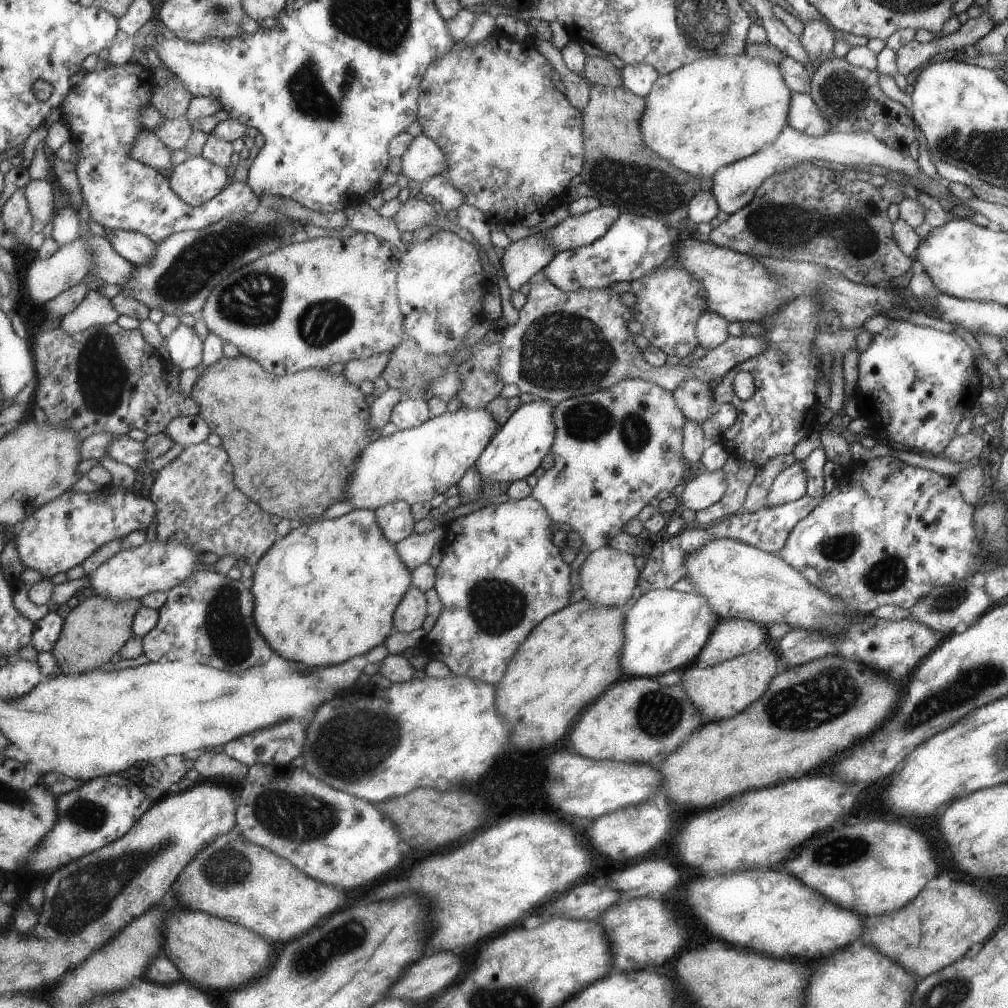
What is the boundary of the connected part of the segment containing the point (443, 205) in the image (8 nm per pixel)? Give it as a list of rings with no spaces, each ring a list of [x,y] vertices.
[[[443,173],[431,176],[422,184],[424,196],[432,196],[437,202],[437,208],[447,211],[449,215],[464,203],[464,194],[454,188]]]

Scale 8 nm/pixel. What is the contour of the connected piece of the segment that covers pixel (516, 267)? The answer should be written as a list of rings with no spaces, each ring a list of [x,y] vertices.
[[[542,232],[516,242],[512,241],[505,248],[500,263],[506,282],[512,290],[519,290],[524,283],[528,283],[556,254],[556,250],[543,240],[541,234]]]

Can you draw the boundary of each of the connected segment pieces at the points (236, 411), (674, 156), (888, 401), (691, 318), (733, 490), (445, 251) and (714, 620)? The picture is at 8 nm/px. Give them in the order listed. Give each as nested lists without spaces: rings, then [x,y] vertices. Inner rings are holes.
[[[242,354],[234,358],[220,357],[209,368],[200,365],[198,367],[200,374],[193,385],[193,398],[199,404],[200,415],[210,427],[212,433],[221,438],[221,447],[229,454],[231,463],[234,465],[235,485],[248,498],[255,501],[263,507],[263,511],[269,515],[280,516],[282,519],[297,520],[301,524],[311,523],[314,517],[318,518],[322,513],[330,508],[332,504],[348,499],[345,496],[345,488],[353,468],[355,460],[359,458],[360,451],[377,439],[381,435],[381,430],[372,431],[367,428],[367,420],[371,415],[371,404],[366,401],[359,385],[352,383],[342,374],[331,374],[326,369],[317,369],[314,367],[307,368],[289,375],[275,375],[266,372],[261,364],[258,364],[253,358]]]
[[[747,54],[698,59],[654,81],[651,92],[645,96],[646,110],[640,132],[644,144],[676,168],[697,177],[712,178],[721,168],[766,147],[788,126],[791,94],[777,63]]]
[[[890,320],[884,331],[874,335],[872,344],[859,354],[858,383],[854,397],[860,401],[863,415],[889,438],[908,446],[911,450],[941,456],[956,438],[956,426],[968,406],[976,406],[982,389],[978,370],[974,368],[973,349],[954,333],[945,333],[931,327]]]
[[[675,266],[650,272],[642,278],[630,282],[632,291],[638,302],[632,308],[633,320],[644,325],[644,335],[652,346],[660,348],[666,355],[684,358],[692,354],[693,350],[700,345],[695,326],[699,316],[707,310],[707,299],[703,284],[696,280],[687,270]]]
[[[729,455],[721,469],[727,477],[727,492],[717,503],[696,513],[696,524],[699,526],[710,526],[722,518],[742,512],[743,504],[748,499],[748,488],[758,468],[754,463]]]
[[[437,231],[426,242],[407,245],[407,249],[398,255],[401,264],[397,288],[401,300],[401,308],[404,314],[404,326],[406,337],[413,338],[424,352],[429,355],[441,355],[451,353],[462,348],[466,340],[468,330],[472,324],[481,322],[482,308],[478,308],[478,292],[482,290],[482,262],[480,262],[480,250],[472,243],[462,240],[452,231]]]
[[[656,589],[640,594],[626,610],[625,646],[621,651],[621,671],[627,677],[656,678],[668,670],[682,670],[682,666],[691,666],[697,660],[700,651],[707,646],[716,626],[720,624],[718,616],[709,600],[700,593],[685,593],[675,589]]]

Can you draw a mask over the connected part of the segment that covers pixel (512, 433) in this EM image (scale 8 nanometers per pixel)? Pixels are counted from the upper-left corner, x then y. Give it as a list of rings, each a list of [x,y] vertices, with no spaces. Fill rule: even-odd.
[[[539,398],[533,402],[521,404],[510,418],[496,430],[494,438],[487,444],[483,454],[475,462],[475,469],[484,482],[514,482],[526,479],[541,466],[551,454],[556,436],[556,424],[553,421],[555,407],[552,402]]]

